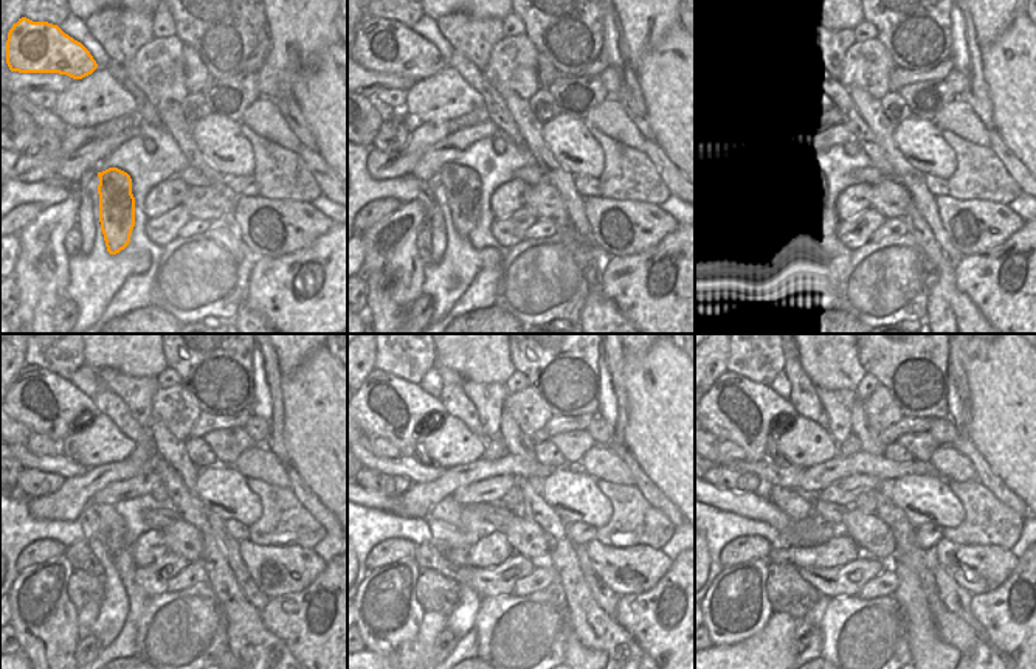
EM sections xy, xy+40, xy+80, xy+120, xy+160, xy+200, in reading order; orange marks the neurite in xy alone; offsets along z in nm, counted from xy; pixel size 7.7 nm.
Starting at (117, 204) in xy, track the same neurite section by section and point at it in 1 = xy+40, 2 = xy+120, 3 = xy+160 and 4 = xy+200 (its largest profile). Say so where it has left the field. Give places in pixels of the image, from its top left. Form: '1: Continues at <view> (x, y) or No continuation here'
1: Continues at xy+40 (461, 183)
2: Continues at xy+120 (101, 522)
3: Continues at xy+160 (448, 511)
4: Continues at xy+200 (796, 505)

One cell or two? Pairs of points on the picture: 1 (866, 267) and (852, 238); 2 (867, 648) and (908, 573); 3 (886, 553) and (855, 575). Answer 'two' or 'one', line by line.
1: two
2: two
3: two

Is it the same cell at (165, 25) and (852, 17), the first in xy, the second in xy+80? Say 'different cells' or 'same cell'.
different cells

